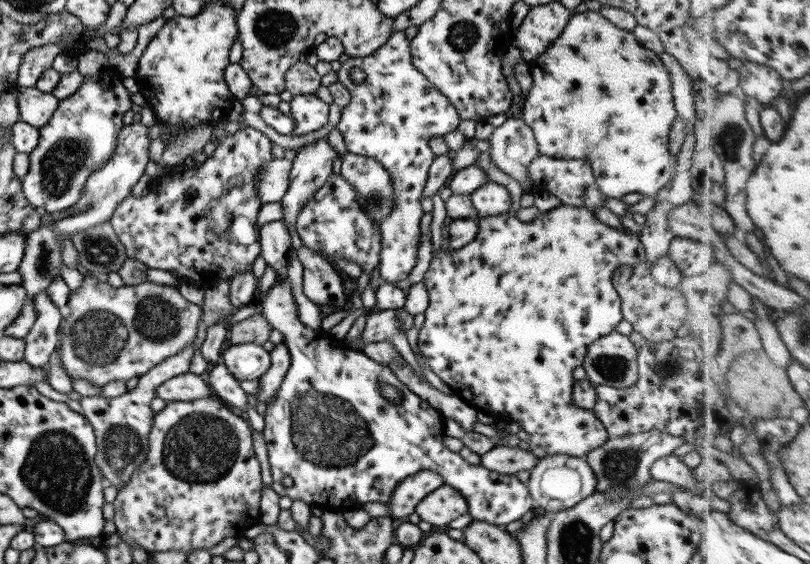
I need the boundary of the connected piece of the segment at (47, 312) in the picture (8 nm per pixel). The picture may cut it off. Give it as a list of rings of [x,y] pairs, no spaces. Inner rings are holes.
[[[44,292],[31,299],[31,304],[35,308],[37,318],[29,333],[22,339],[25,349],[21,360],[31,367],[43,367],[49,360],[49,354],[55,349],[55,344],[58,344],[64,313],[53,307]]]

